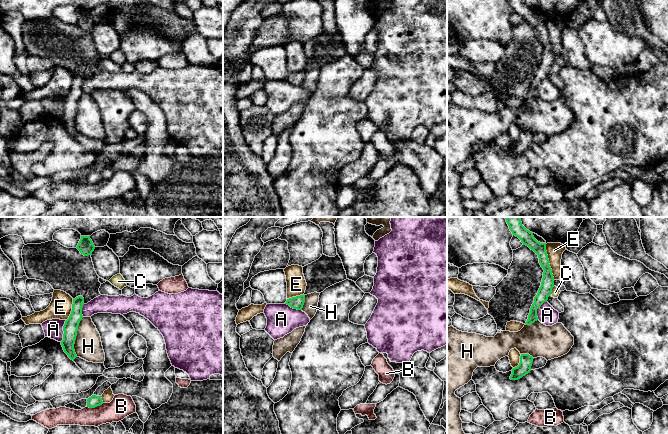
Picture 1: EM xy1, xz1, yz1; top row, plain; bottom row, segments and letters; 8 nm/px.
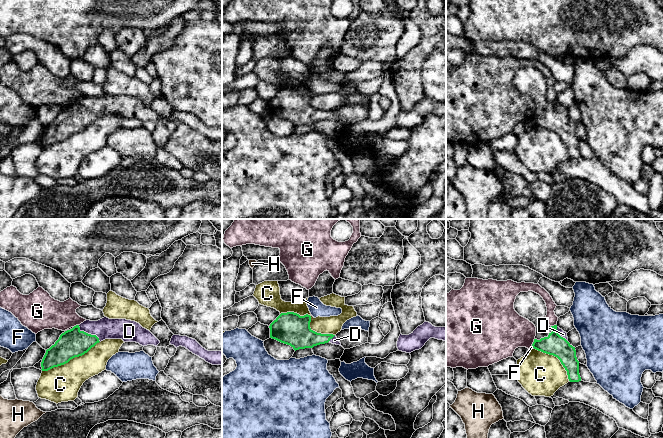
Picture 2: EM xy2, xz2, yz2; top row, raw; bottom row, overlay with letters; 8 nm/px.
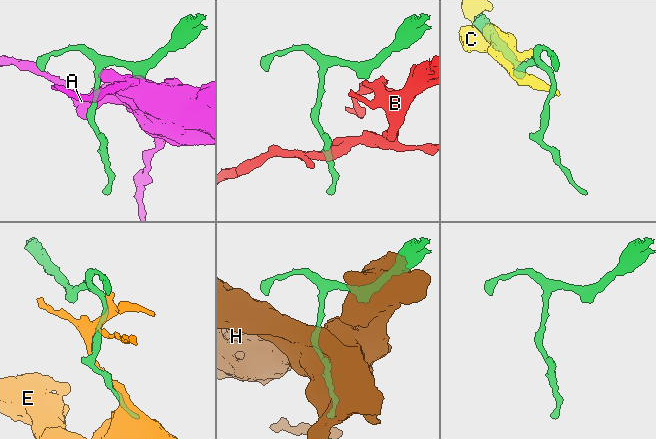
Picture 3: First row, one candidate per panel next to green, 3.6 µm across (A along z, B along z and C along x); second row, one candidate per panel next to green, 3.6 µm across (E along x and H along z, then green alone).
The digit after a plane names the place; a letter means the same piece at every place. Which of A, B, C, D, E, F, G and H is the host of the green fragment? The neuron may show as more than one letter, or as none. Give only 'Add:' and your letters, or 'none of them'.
Add: D

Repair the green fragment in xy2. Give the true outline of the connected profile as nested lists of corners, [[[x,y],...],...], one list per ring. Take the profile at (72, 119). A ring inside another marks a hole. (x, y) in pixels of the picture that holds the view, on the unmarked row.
[[[107,93],[98,97],[86,96],[62,109],[55,120],[46,126],[41,146],[48,147],[64,141],[71,135],[84,131],[105,115],[122,115],[124,118],[136,118],[142,122],[157,123],[160,119],[149,106],[135,97]]]

